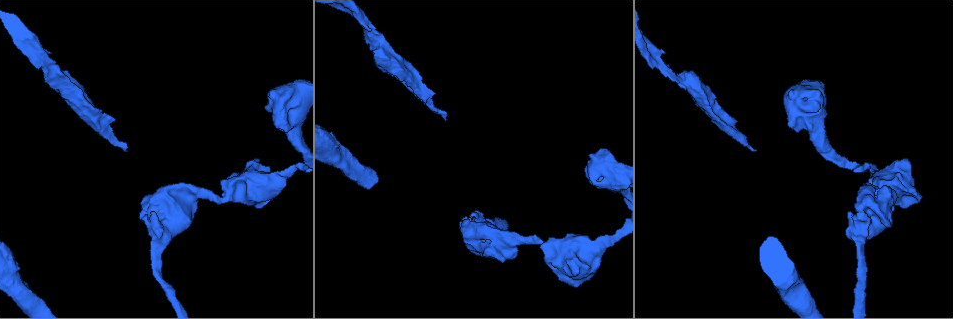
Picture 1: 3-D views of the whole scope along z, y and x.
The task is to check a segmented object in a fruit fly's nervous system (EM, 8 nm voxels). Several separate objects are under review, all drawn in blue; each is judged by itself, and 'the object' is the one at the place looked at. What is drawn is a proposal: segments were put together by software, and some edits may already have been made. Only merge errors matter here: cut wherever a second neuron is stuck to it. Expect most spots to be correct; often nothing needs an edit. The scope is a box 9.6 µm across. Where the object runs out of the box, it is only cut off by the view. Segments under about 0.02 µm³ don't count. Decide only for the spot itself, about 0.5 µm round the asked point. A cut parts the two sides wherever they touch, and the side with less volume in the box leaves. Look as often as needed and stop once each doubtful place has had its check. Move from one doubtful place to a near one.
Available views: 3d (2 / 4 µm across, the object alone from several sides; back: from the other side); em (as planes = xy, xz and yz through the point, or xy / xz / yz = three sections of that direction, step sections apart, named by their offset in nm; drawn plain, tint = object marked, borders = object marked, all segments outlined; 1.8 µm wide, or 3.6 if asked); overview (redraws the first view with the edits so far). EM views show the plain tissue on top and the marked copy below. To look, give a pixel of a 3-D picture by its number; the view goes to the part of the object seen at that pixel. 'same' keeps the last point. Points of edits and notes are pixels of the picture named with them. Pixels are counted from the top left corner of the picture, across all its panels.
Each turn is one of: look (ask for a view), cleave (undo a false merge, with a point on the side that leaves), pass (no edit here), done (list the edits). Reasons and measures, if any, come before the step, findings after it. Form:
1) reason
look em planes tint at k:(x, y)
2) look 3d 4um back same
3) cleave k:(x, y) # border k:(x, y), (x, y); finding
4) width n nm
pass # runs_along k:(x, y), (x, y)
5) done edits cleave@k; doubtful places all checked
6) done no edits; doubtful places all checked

look em planes tint at 1:(224, 198)

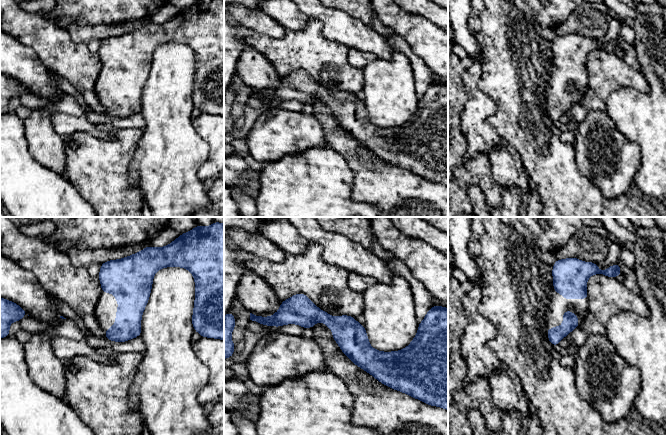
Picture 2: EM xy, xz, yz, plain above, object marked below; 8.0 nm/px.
width 130 nm
pass # continuous, no second neuron

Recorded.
sudden change in width
look em 3.6um yz step 4 tint at 1:(891, 183)

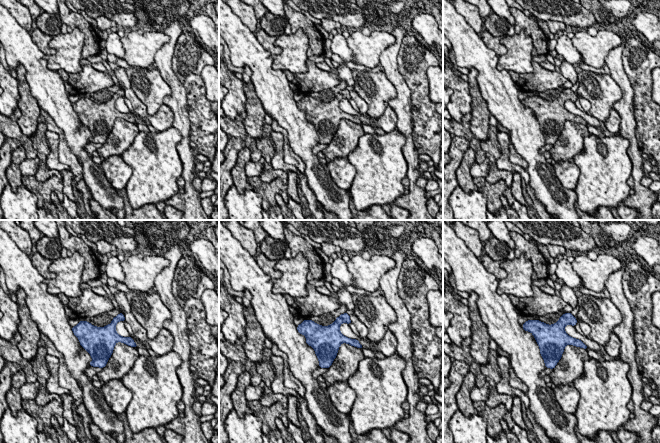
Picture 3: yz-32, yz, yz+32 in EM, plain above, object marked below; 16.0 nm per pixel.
pass # one neuron here

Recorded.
sudden change in width
look em 3.6um xz step 16 tint at 1:(863, 229)

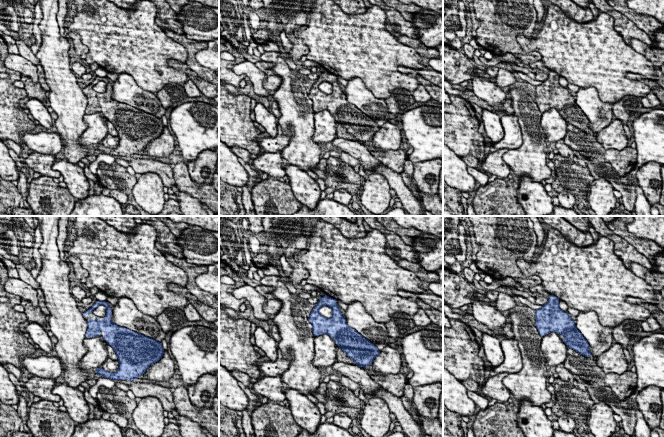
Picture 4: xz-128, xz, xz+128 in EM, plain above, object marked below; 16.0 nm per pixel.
cut it another way
look em 3.6um planes tint same

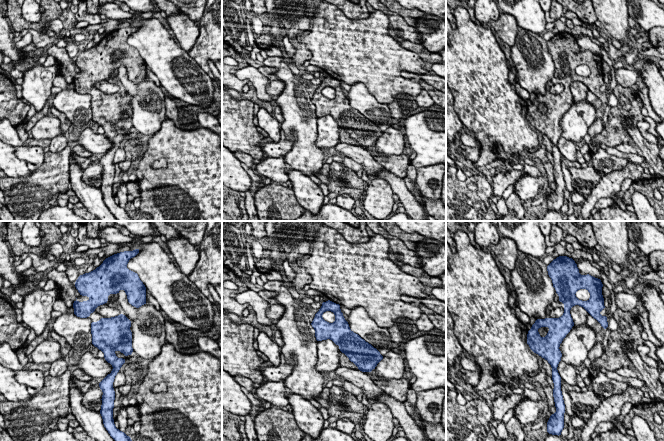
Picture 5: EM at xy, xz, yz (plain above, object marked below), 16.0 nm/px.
pass # continuous, no second neuron

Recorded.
sharp bend
look 3d 4um back at 1:(149, 200)

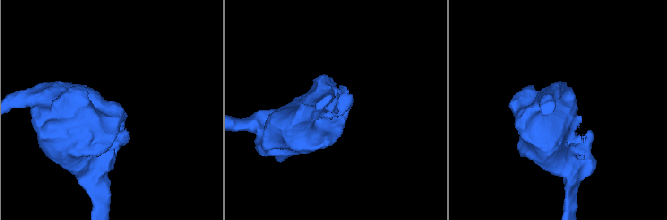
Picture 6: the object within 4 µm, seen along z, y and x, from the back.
look em 3.6um xy step 8 tint at 6:(110, 110)

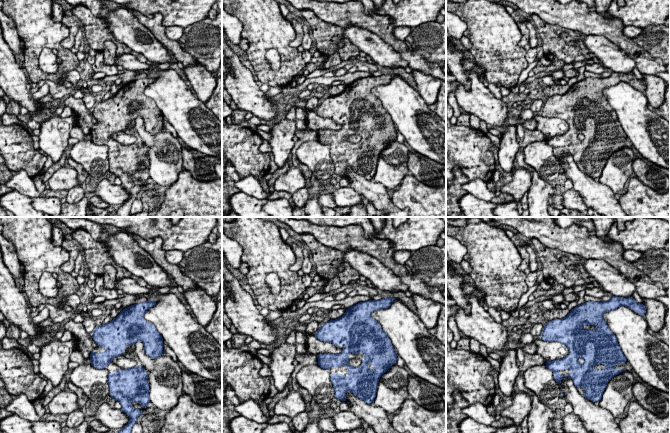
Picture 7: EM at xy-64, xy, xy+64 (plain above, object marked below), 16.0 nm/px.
cut it another way
look em 3.6um planes tint same

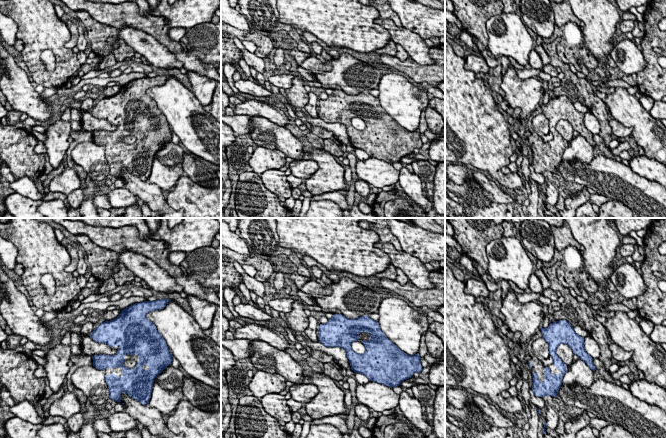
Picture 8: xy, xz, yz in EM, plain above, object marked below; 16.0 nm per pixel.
pass # one neuron here

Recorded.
a fork
look em yz step 8 tint at 1:(46, 72)

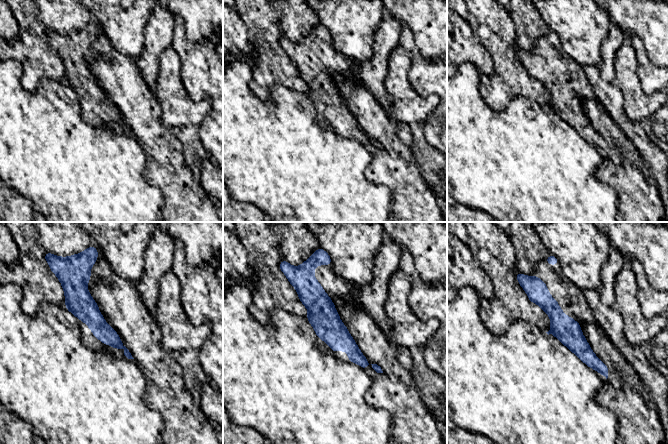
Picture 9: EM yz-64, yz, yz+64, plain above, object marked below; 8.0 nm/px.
width 150 nm
pass # runs_along 9:(529, 283), (604, 372); continuous, no second neuron

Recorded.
sudden change in width
look 3d 4um back at 1:(411, 80)

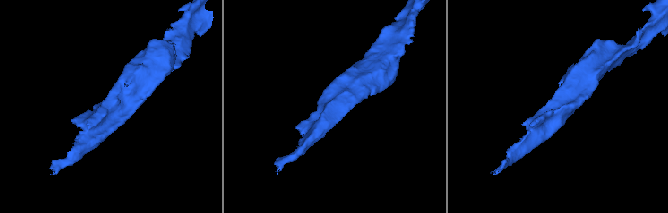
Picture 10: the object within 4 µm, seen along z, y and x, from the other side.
shape alone is not enough
look em planes tint at 10:(334, 108)

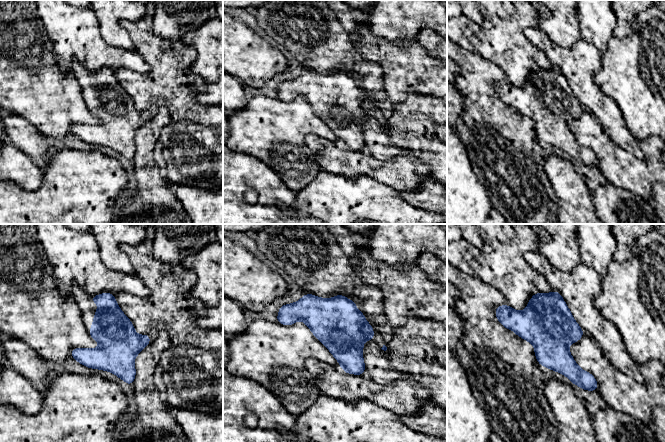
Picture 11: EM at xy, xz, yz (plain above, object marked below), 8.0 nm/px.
pass # one neuron here

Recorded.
done no edits; doubtful places all checked

